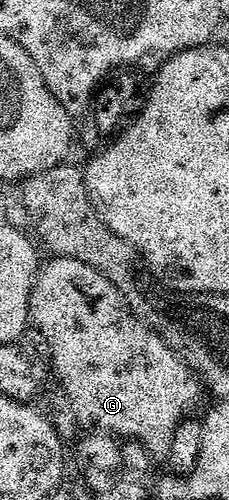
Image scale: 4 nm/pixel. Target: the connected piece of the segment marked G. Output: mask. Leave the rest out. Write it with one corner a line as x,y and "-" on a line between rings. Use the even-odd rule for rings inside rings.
52,256
40,267
40,274
37,276
36,283
34,284
34,292
30,296
30,312
32,313
31,325
34,327
34,330
37,330
44,337
44,342
48,345
49,352
52,353
52,366
56,369
57,380
60,381
59,389
70,400
77,419
83,425
85,422
86,425
93,426
91,428
93,431
103,432
105,435
115,436
120,440
140,442
149,450
153,459
167,459
170,452
170,444
174,440
174,432
181,421
191,415
188,413
199,404
202,386
196,375
188,369
184,361
168,347
166,340
162,340
162,336
155,334
144,323
138,321
133,316
132,309
124,303
124,297
120,295
118,288
114,288
114,284
110,284
110,280
106,280
106,276
102,276
94,268
82,264
76,258

